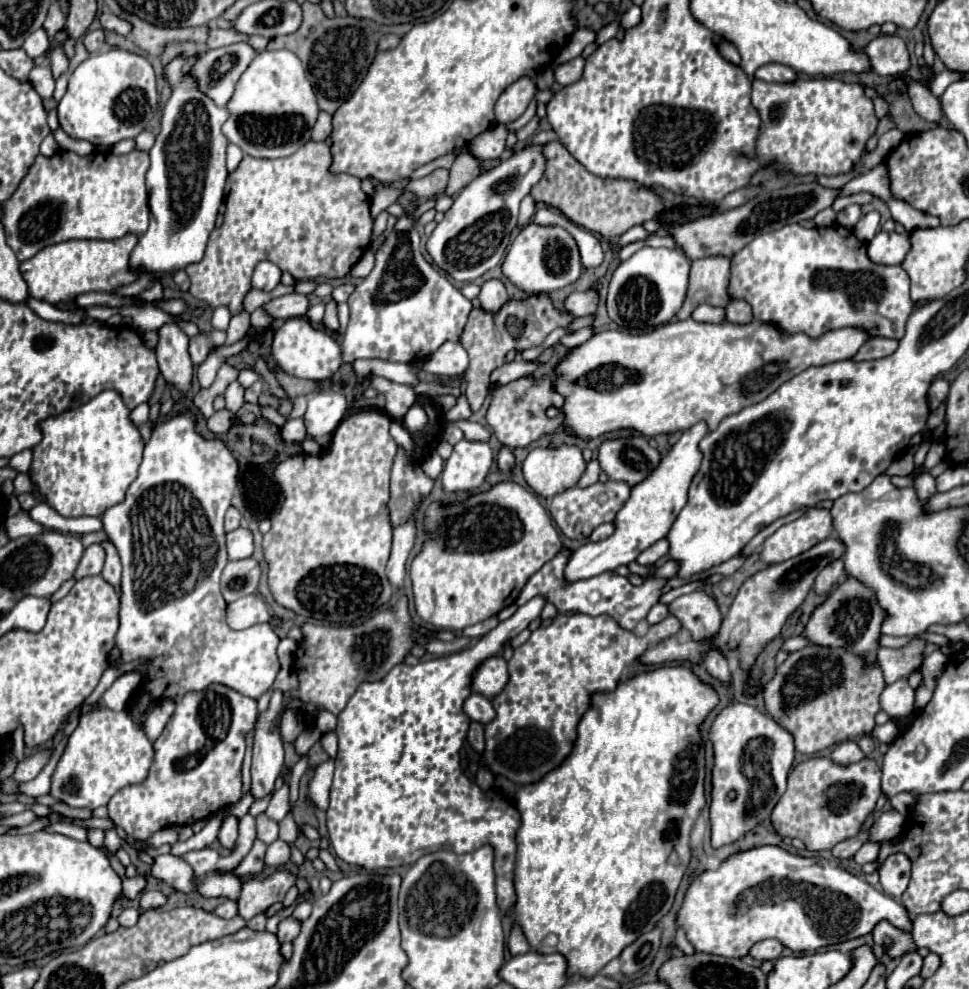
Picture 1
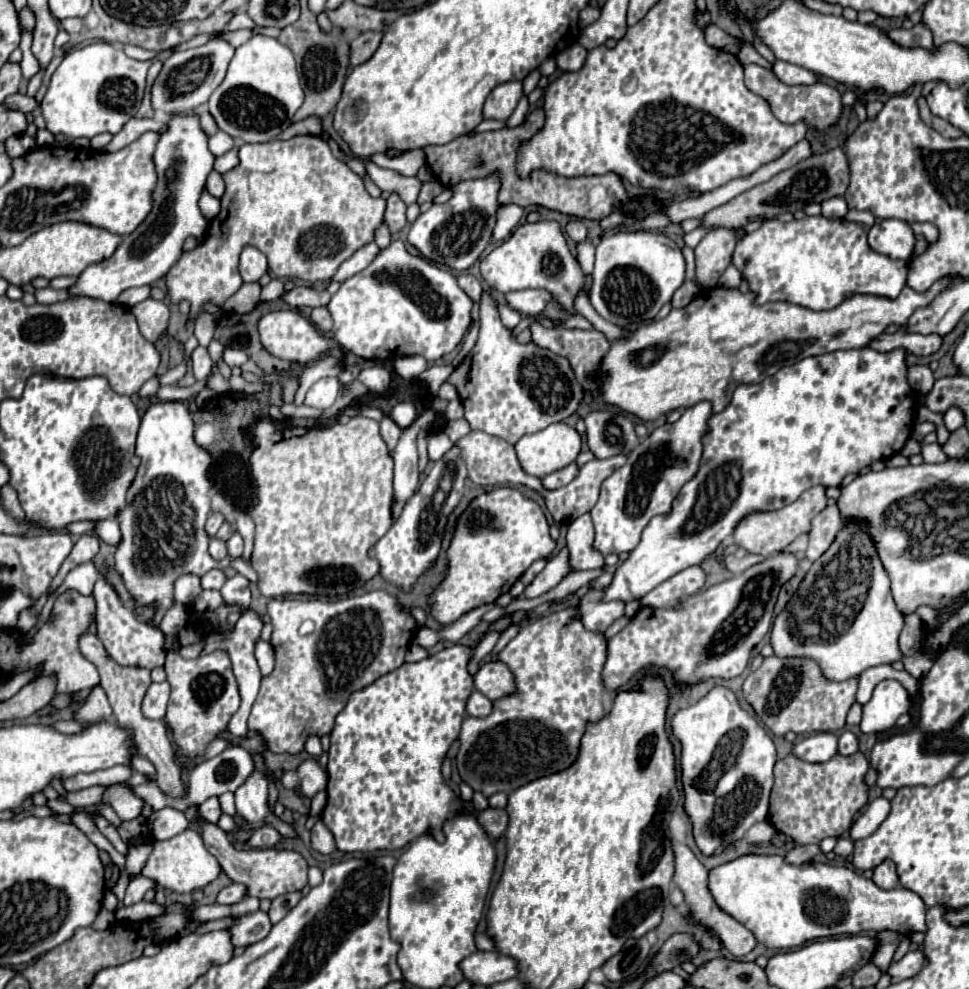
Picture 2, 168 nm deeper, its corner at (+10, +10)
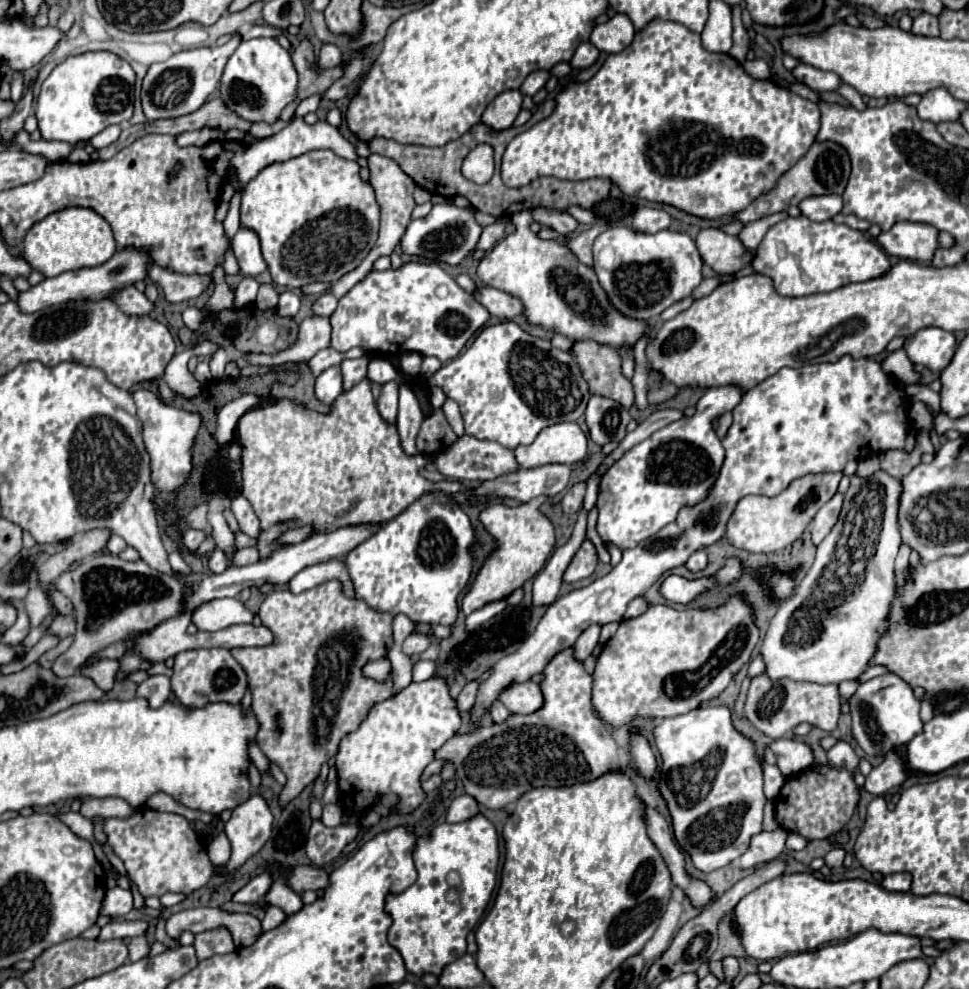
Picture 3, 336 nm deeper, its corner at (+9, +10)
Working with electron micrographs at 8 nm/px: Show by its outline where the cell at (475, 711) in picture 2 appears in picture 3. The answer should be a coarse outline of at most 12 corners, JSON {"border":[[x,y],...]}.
{"border":[[501,701],[491,703],[491,717],[501,723],[511,715]]}

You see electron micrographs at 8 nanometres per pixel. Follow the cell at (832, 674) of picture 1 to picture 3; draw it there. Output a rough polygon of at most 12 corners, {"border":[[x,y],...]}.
{"border":[[751,679],[747,719],[771,739],[799,723],[831,733],[837,685]]}

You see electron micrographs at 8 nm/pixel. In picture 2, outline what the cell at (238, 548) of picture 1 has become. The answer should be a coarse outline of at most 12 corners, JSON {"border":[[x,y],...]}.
{"border":[[210,539],[210,555],[222,561],[228,555],[226,543]]}

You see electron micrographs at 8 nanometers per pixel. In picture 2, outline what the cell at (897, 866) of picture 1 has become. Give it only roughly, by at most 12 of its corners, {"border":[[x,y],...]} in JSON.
{"border":[[884,861],[872,879],[882,889],[898,887],[894,863]]}

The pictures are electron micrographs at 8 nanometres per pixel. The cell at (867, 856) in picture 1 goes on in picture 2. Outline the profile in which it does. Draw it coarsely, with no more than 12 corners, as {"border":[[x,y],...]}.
{"border":[[840,837],[834,853],[848,857],[854,851],[854,841]]}

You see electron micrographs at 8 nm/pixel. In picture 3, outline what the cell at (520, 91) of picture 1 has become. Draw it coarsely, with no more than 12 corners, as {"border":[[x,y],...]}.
{"border":[[521,91],[499,93],[485,109],[483,123],[509,129],[521,111]]}

